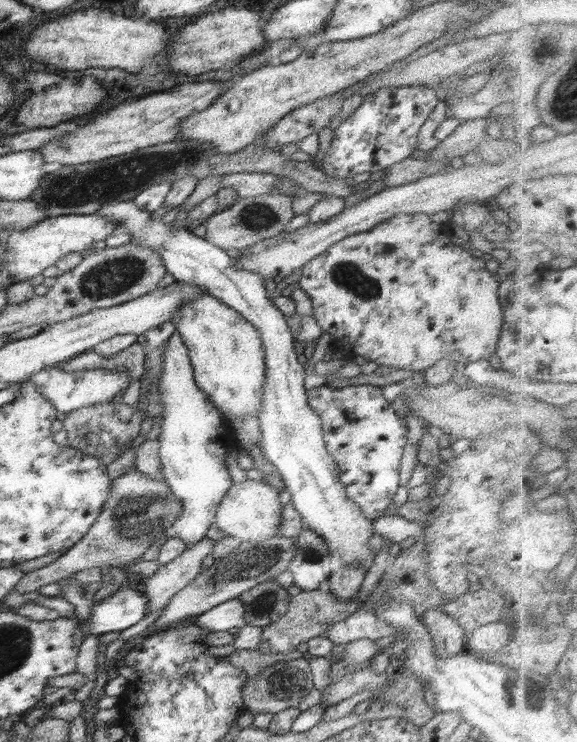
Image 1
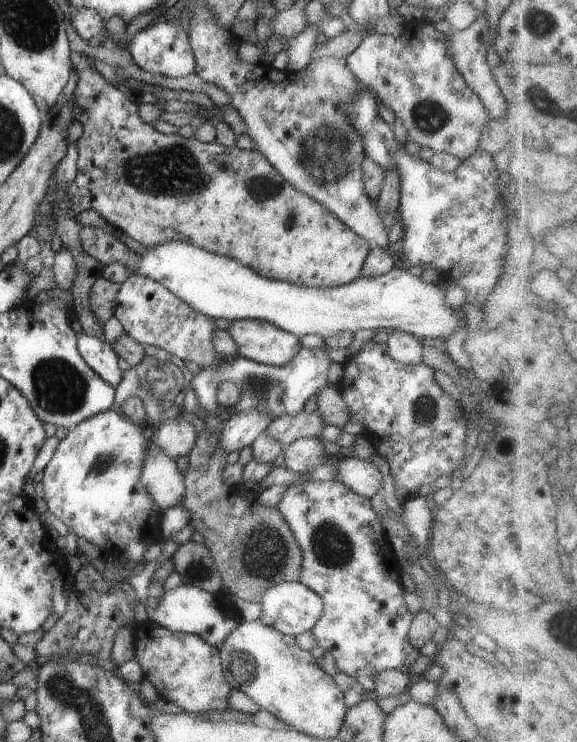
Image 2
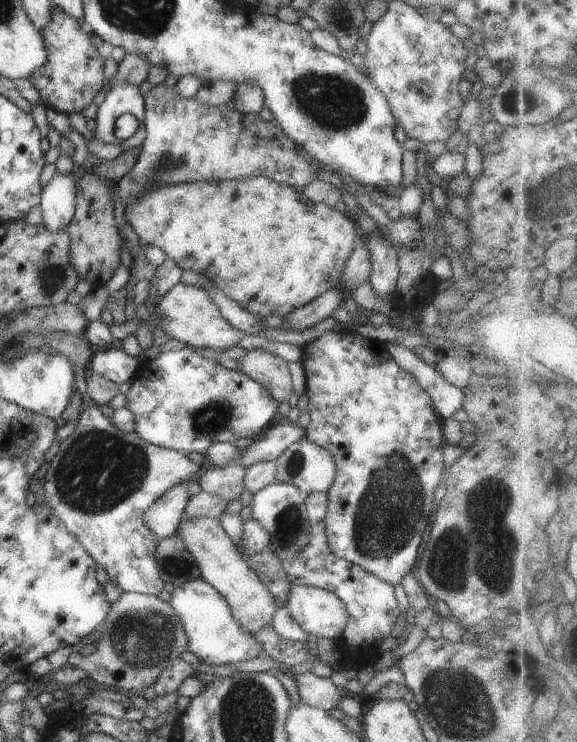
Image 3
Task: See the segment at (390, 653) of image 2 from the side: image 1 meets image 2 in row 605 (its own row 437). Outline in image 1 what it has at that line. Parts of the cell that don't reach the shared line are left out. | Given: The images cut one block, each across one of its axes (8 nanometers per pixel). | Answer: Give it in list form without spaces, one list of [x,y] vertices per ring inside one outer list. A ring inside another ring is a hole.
[[[327,384],[307,390],[309,405],[317,411],[327,451],[339,468],[345,492],[370,521],[384,515],[400,485],[400,460],[406,446],[406,418],[396,414],[382,387],[371,384],[331,388]]]

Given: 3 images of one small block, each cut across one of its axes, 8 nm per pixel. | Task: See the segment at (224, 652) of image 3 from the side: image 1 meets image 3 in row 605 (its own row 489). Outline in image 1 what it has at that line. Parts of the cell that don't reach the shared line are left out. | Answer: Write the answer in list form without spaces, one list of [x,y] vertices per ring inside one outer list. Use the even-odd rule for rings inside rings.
[[[174,332],[164,345],[164,370],[160,372],[158,384],[162,393],[160,399],[164,403],[164,416],[156,439],[159,442],[163,480],[183,505],[180,517],[165,531],[165,535],[180,538],[190,547],[207,538],[218,506],[234,484],[228,472],[226,456],[232,449],[239,449],[239,442],[227,427],[220,409],[196,386],[188,348],[184,346],[182,336]]]

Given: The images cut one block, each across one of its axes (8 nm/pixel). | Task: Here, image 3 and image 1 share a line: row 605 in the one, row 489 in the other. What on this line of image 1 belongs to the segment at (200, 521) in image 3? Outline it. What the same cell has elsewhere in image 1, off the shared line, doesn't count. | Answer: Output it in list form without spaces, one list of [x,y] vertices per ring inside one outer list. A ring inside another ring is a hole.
[[[248,480],[234,483],[218,506],[215,522],[222,533],[243,542],[267,545],[270,538],[277,537],[283,504],[280,503],[278,484],[265,480]]]

